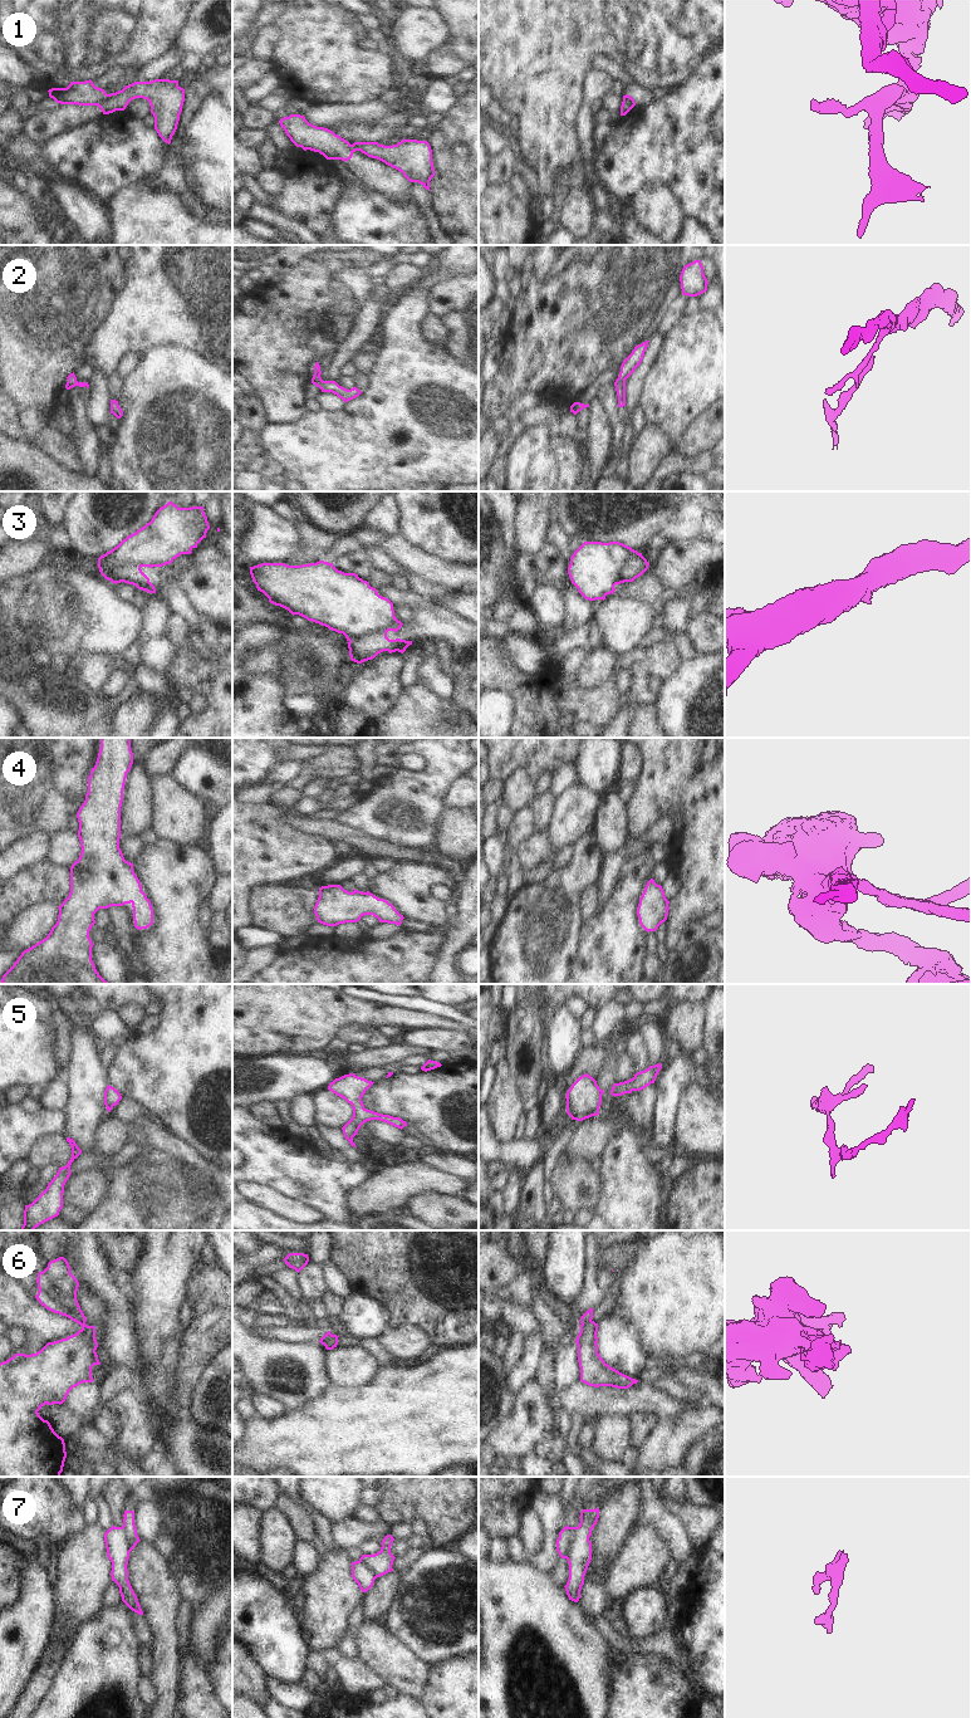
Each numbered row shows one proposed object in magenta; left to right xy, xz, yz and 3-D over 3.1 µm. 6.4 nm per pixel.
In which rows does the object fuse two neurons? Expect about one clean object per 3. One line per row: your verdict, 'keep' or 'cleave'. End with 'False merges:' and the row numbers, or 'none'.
1: cleave
2: cleave
3: cleave
4: keep
5: keep
6: cleave
7: cleave
False merges: 1, 2, 3, 6, 7

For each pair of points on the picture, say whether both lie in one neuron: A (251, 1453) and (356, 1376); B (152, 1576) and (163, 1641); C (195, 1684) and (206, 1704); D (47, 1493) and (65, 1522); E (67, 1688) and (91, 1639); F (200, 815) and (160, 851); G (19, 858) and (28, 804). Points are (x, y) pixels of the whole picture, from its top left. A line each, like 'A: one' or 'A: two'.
A: two
B: one
C: one
D: one
E: one
F: two
G: two

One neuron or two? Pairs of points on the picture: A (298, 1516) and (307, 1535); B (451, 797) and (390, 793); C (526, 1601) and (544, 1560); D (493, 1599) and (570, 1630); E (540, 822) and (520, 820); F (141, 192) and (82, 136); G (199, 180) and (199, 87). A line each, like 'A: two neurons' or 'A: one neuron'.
A: one neuron
B: two neurons
C: two neurons
D: one neuron
E: two neurons
F: two neurons
G: one neuron

